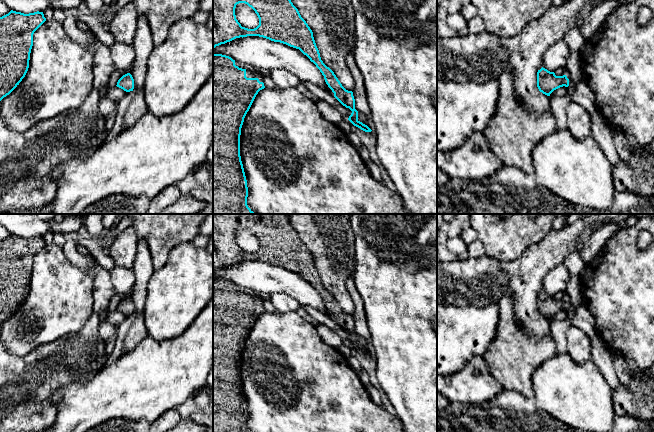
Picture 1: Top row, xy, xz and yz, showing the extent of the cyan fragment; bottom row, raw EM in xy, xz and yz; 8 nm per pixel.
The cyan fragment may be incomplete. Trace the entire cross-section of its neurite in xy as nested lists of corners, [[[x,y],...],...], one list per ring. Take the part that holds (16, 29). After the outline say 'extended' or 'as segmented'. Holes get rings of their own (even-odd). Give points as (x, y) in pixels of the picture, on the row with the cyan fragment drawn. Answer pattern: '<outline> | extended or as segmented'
[[[11,10],[0,17],[0,101],[25,77],[33,34],[45,21],[39,11],[24,14]]] | as segmented

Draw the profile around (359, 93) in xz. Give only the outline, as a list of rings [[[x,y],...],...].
[[[352,54],[346,56],[346,64],[349,67],[351,75],[355,81],[355,87],[353,89],[353,96],[355,99],[355,109],[363,114],[370,115],[371,111],[367,102],[367,94],[365,91],[365,84],[363,82],[363,76],[357,67],[355,59]]]

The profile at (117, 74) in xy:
[[[132,66],[126,70],[115,70],[114,73],[110,76],[107,88],[115,87],[117,85],[118,80],[127,73],[131,74],[131,71],[132,71]]]

